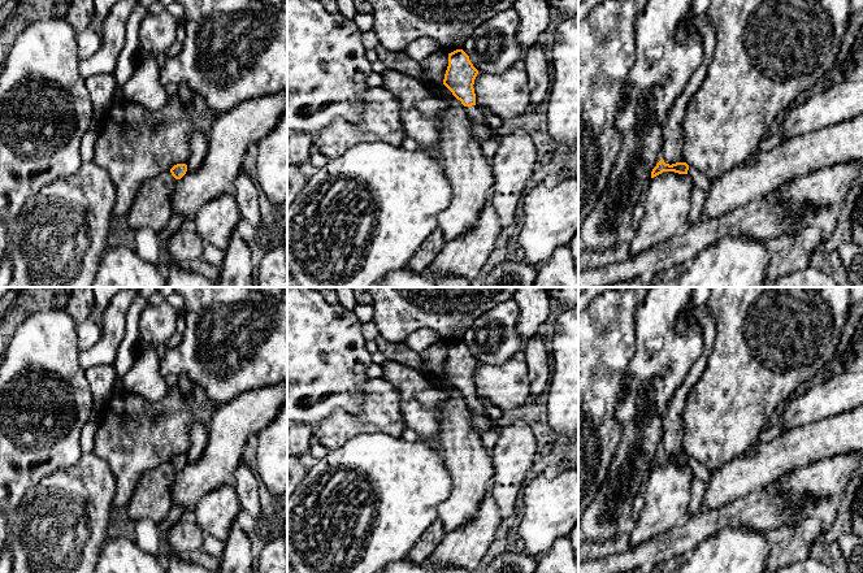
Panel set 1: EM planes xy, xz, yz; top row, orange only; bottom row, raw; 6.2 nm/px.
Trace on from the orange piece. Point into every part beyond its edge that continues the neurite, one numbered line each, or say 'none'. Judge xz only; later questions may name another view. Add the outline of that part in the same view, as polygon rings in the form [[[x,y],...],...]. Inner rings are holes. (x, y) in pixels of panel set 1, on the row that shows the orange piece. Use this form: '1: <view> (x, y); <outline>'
1: xz (475, 114); [[[477,104],[472,107],[465,107],[465,112],[470,123],[487,125],[482,109]]]

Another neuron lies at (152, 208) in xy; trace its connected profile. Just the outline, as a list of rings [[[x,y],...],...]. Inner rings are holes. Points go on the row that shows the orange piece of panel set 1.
[[[170,172],[144,181],[127,213],[126,223],[130,230],[142,227],[152,229],[156,233],[164,230],[174,214],[172,192],[177,179]]]

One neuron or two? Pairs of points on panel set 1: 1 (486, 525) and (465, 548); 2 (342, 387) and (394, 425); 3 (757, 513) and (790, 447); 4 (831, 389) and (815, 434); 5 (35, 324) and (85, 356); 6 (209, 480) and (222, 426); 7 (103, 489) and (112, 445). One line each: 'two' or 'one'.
1: one
2: two
3: two
4: two
5: two
6: one
7: two

